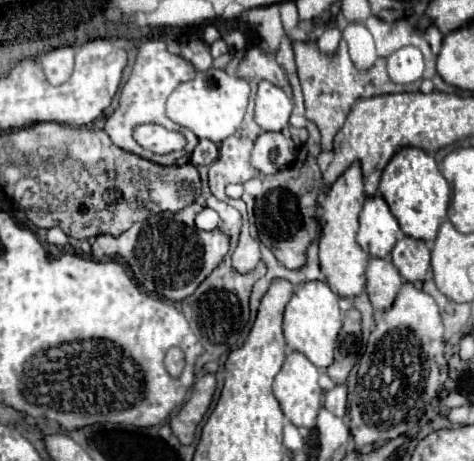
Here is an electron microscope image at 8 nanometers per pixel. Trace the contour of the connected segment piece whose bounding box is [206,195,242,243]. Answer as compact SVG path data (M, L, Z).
M214 195L208 197L206 205L210 209L214 209L218 215L220 215L220 223L218 223L218 229L224 231L226 235L230 235L230 243L238 243L238 235L240 235L240 225L242 225L242 215L238 209L230 207L228 203L216 199Z

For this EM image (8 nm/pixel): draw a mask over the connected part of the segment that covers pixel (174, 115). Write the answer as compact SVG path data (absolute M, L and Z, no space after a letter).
M208 69L172 91L172 95L168 97L166 115L174 123L190 129L198 139L210 139L212 143L220 145L240 127L248 107L248 95L250 85L244 79L232 77L220 69Z

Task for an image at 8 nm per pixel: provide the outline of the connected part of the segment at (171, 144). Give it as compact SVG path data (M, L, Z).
M144 125L144 127L138 127L134 131L134 137L136 141L144 147L144 149L150 149L152 153L158 153L158 155L164 155L164 153L170 153L170 151L176 151L176 149L182 149L186 139L182 133L174 133L174 131L168 131L160 125Z

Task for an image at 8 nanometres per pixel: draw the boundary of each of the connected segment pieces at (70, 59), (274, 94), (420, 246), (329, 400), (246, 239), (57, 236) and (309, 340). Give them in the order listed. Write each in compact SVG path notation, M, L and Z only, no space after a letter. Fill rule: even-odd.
M58 47L40 57L40 65L44 67L46 79L50 83L64 83L68 75L72 75L74 67L74 47Z
M260 81L254 109L256 123L264 131L282 131L288 125L290 113L292 113L292 99L288 99L280 87L268 81Z
M402 237L392 249L390 257L400 275L410 283L424 281L430 269L430 249L424 241L416 241L412 237Z
M336 385L334 389L326 391L324 395L324 407L334 413L336 417L344 417L346 415L346 385Z
M244 221L244 231L240 237L240 243L232 255L232 265L236 267L236 271L240 273L248 273L252 271L258 261L261 260L260 242L256 238L255 241L248 235L248 223Z
M52 227L52 229L48 229L48 233L46 233L46 241L48 241L48 243L54 243L54 245L66 245L66 243L68 243L68 237L66 237L66 233L64 233L62 229Z
M310 281L300 285L284 311L284 339L290 351L304 353L316 367L330 367L334 361L336 337L342 329L342 315L338 297L322 281Z

